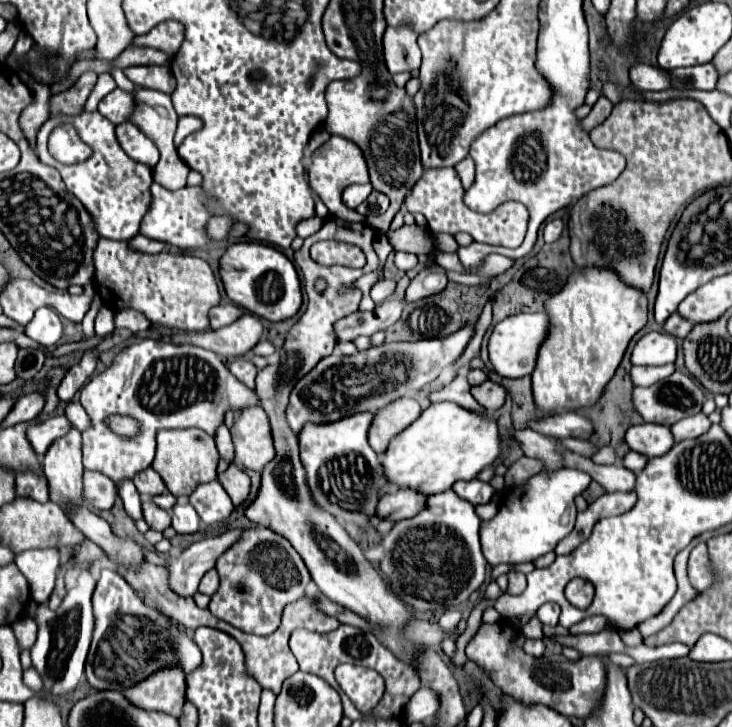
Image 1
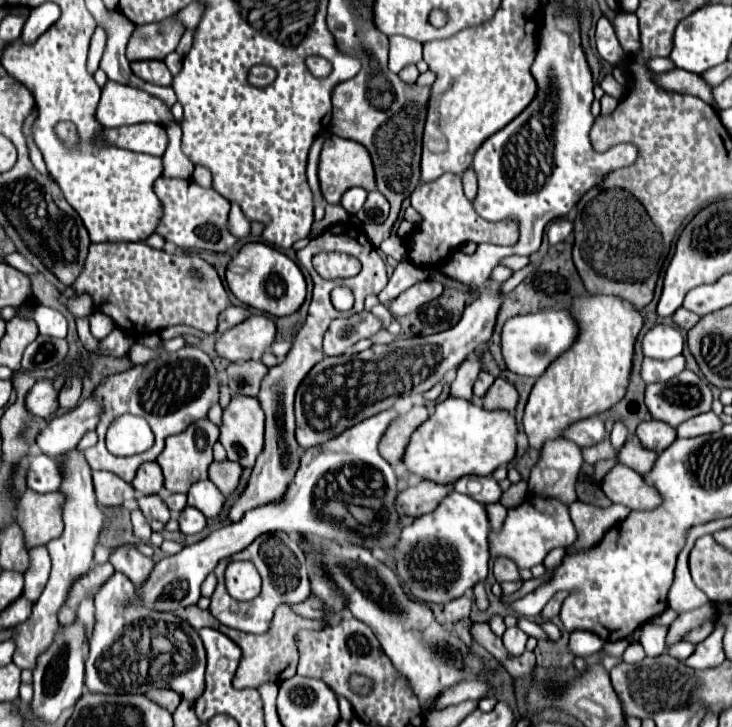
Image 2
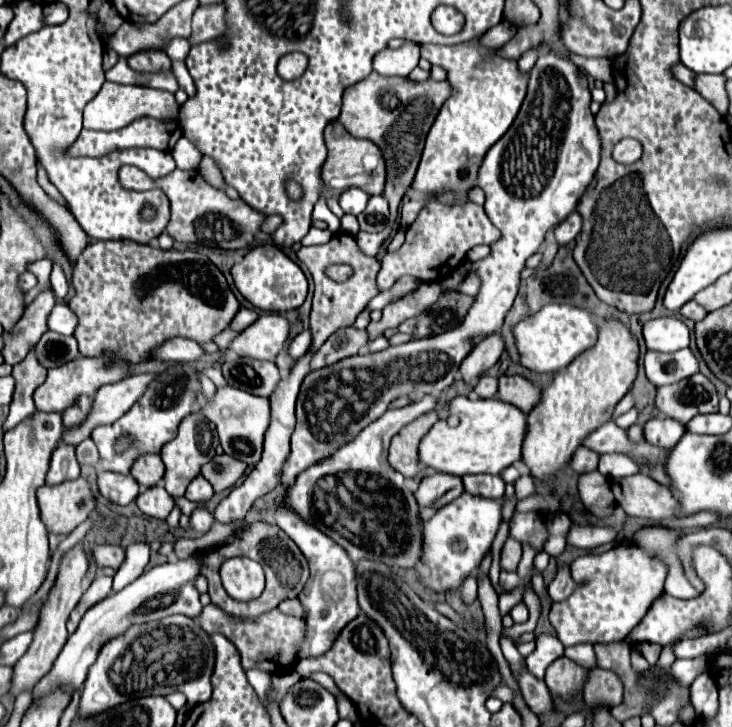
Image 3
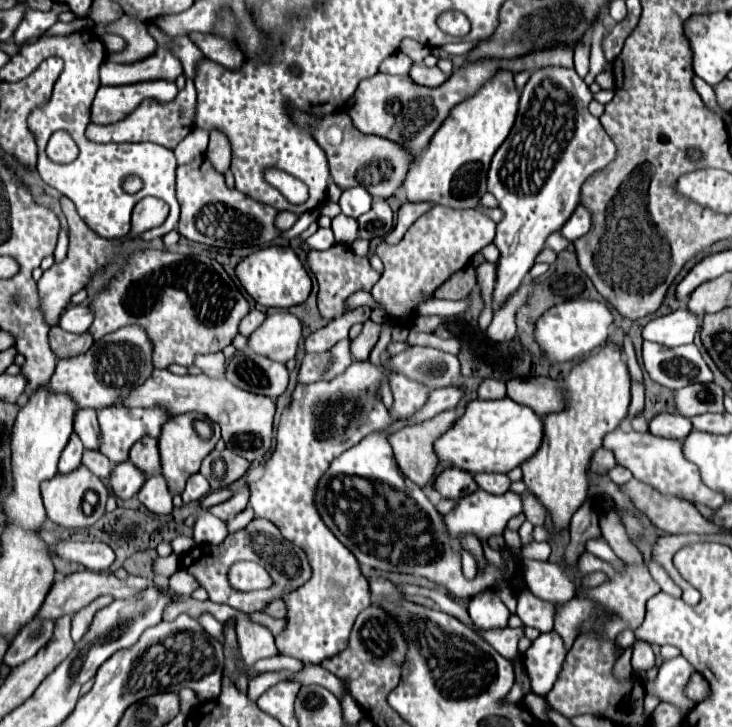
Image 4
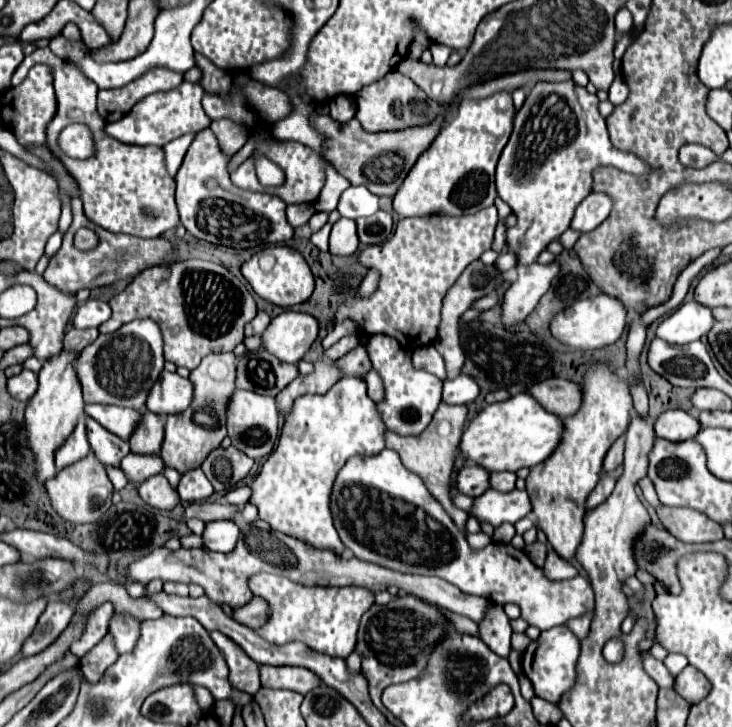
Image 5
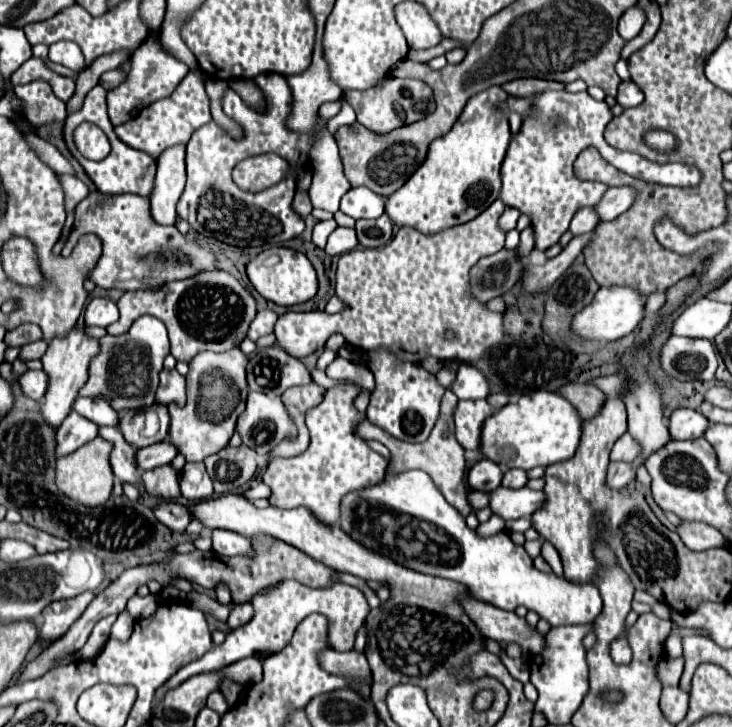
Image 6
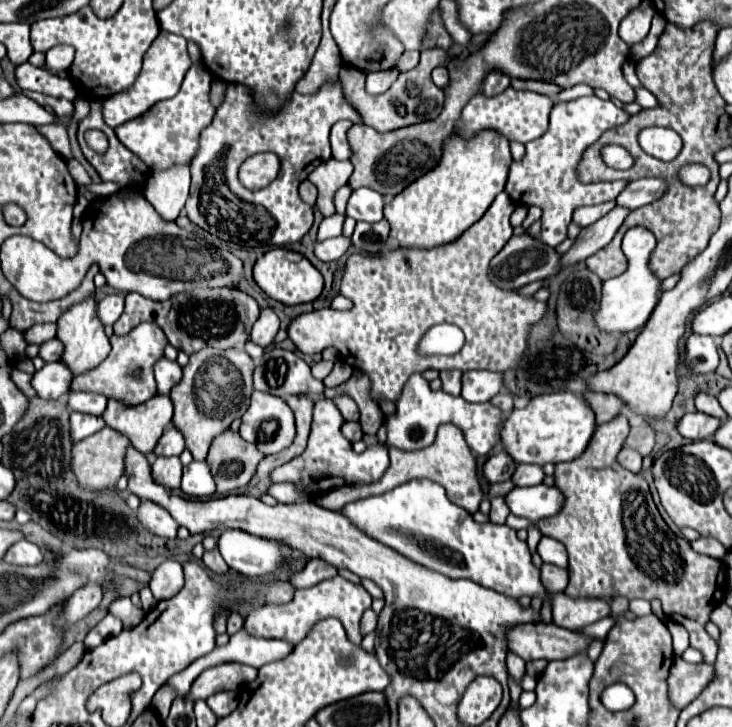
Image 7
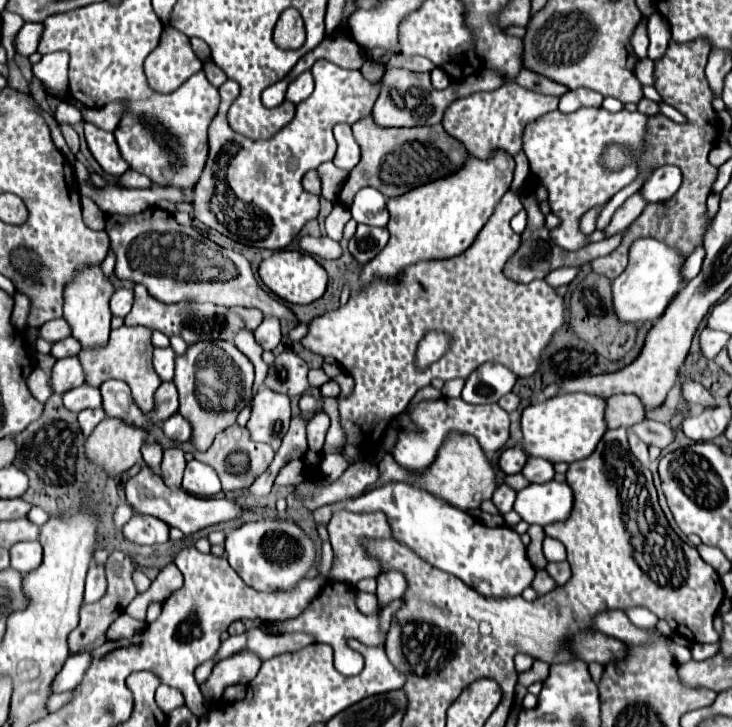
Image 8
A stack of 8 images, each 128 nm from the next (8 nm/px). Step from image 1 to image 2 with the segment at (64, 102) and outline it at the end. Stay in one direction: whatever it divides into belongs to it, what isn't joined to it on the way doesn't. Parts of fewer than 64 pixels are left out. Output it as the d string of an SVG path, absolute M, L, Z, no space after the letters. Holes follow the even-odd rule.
M102 26L96 28L94 36L92 36L92 42L90 42L90 54L88 54L88 72L96 72L98 70L98 64L102 60L102 54L104 54L104 46L106 46L106 30Z

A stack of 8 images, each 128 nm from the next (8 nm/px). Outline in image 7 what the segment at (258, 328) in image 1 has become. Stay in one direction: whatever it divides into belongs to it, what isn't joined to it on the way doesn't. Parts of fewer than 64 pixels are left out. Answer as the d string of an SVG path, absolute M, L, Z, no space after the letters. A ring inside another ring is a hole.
M500 192L488 212L472 226L456 244L448 244L444 248L430 248L430 250L392 250L384 256L368 258L354 254L348 258L346 272L342 278L340 294L352 300L350 310L314 310L308 314L300 314L296 320L292 320L288 328L290 340L296 344L296 348L304 354L318 354L326 348L336 348L342 356L342 360L352 364L356 370L362 370L370 378L370 398L380 404L380 400L396 402L402 394L402 388L412 372L426 372L426 370L460 370L468 372L474 368L486 368L496 372L506 372L512 368L518 368L524 352L528 348L528 336L530 328L538 324L548 314L548 304L536 300L534 296L520 294L518 290L504 290L498 288L490 278L490 260L506 246L506 242L512 238L512 224L510 216L514 212L516 204L510 200L506 192ZM434 324L456 324L464 336L464 348L458 354L452 356L430 356L420 358L416 356L416 346L420 338L426 334L426 330Z

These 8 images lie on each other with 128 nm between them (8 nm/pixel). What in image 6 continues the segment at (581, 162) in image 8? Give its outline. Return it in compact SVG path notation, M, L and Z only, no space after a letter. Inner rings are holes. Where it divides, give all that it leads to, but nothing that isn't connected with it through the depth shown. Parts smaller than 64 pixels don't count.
M542 92L536 100L536 120L528 120L522 124L520 134L510 142L506 158L502 162L502 190L500 200L506 206L518 208L522 214L532 218L536 248L548 250L554 246L560 236L568 230L568 224L578 208L598 204L604 192L608 190L606 184L600 182L582 182L574 178L572 164L580 150L588 146L596 146L604 160L618 162L618 170L624 170L630 176L652 180L658 184L672 184L672 186L698 186L702 182L702 172L690 164L650 164L640 154L626 152L612 148L604 138L602 132L606 124L614 118L610 106L606 102L594 100L588 92L582 94L568 94L562 92Z

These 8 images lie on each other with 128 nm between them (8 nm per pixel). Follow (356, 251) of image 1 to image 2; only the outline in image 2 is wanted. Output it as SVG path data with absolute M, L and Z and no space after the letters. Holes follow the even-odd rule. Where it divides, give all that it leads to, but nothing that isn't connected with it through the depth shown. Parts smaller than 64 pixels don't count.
M324 252L314 258L314 268L326 280L336 280L336 278L356 276L360 272L360 262L354 256L342 252L330 252L330 254Z

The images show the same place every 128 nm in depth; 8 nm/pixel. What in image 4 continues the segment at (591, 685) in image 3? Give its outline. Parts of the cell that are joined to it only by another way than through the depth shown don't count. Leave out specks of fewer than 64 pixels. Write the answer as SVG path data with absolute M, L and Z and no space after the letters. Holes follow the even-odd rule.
M630 646L630 648L626 648L626 650L622 652L622 656L618 658L618 662L616 662L616 666L614 666L614 672L616 672L616 676L618 676L618 678L628 678L628 676L632 674L630 656L632 656L632 646Z

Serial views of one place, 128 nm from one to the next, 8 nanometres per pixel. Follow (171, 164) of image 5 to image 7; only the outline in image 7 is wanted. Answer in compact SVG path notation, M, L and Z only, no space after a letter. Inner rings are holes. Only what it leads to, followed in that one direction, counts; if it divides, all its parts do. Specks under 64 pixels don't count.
M168 168L168 172L152 172L146 180L144 198L168 220L176 220L188 200L190 170Z

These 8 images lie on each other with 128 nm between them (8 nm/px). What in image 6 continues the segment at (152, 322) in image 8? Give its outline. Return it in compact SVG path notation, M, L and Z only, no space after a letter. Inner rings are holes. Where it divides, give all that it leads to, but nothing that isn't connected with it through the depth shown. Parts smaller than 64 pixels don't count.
M202 272L192 280L178 280L166 284L162 288L144 290L144 292L126 292L118 300L120 320L108 326L108 334L120 336L124 330L132 326L132 322L144 314L150 314L164 322L170 334L172 356L176 360L190 362L198 352L212 350L212 352L226 352L230 348L240 346L246 338L250 322L256 318L256 302L252 294L228 272Z

